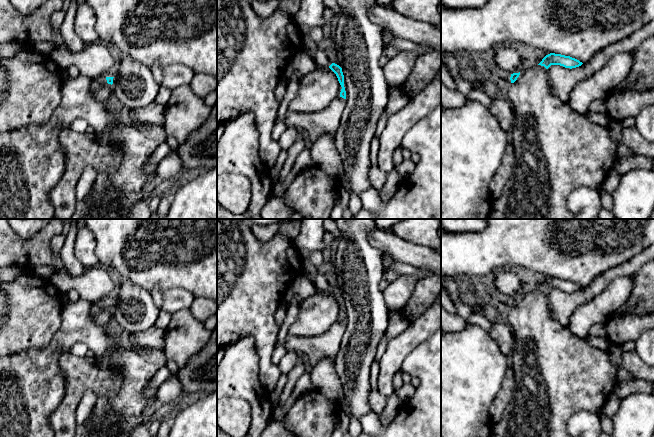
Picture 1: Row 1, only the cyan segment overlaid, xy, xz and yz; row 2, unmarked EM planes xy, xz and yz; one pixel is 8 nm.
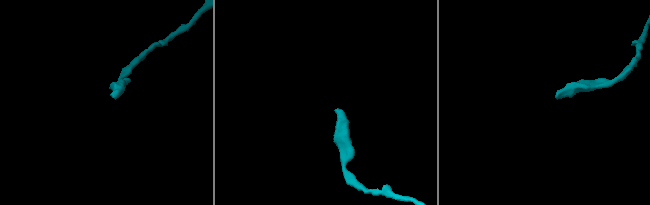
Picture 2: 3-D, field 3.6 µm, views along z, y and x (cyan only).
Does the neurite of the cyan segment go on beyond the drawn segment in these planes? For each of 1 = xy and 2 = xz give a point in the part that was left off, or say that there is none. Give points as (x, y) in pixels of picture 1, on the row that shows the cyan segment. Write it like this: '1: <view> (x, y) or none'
1: xy (96, 83)
2: xz (321, 59)

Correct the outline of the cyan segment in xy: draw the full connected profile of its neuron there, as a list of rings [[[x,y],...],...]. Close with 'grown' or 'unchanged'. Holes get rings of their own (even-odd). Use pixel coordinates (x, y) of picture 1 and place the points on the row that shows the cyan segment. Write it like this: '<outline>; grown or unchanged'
[[[99,77],[96,79],[91,80],[90,84],[90,92],[93,95],[95,91],[97,91],[101,86],[105,85],[106,83],[108,84],[113,84],[113,78],[114,77]]]; grown

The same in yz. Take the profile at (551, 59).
[[[550,53],[546,55],[538,65],[544,66],[546,69],[548,69],[551,65],[560,65],[565,68],[572,69],[579,67],[582,64],[582,62],[570,56]]]; unchanged

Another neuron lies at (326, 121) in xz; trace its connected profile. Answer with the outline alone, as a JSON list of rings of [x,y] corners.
[[[338,97],[328,107],[315,113],[288,111],[285,116],[287,127],[296,127],[305,132],[312,142],[325,134],[335,135],[346,106],[346,99]]]

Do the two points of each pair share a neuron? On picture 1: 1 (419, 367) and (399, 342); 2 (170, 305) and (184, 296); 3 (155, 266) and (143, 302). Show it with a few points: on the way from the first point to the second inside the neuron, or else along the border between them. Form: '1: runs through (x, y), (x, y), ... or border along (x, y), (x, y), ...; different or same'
1: border along (427, 338), (420, 342), (406, 356), (400, 369); different
2: runs through (173, 302), (181, 299); same
3: border along (127, 279), (150, 293); different

